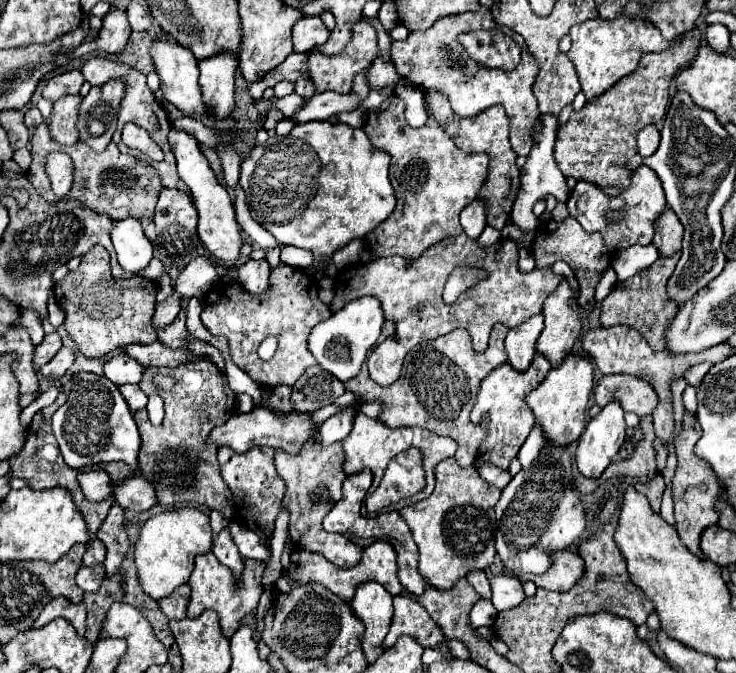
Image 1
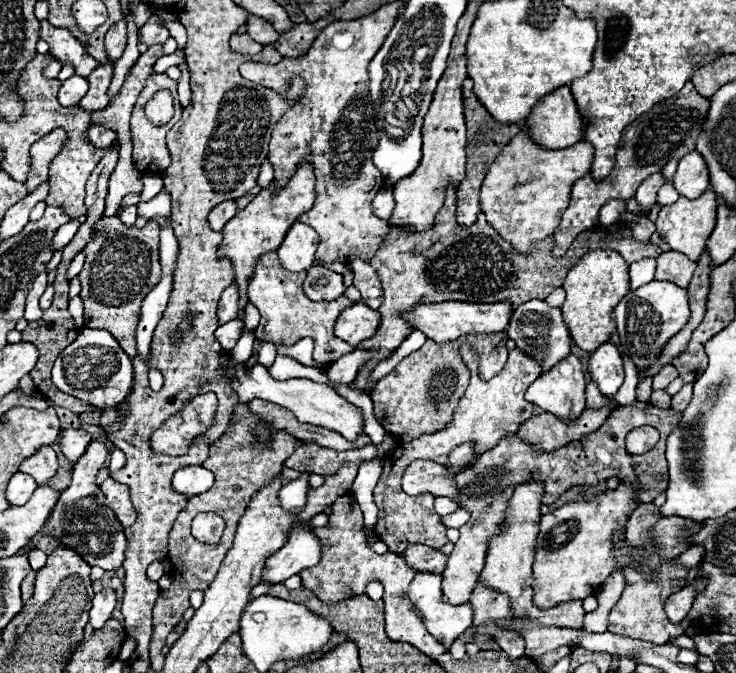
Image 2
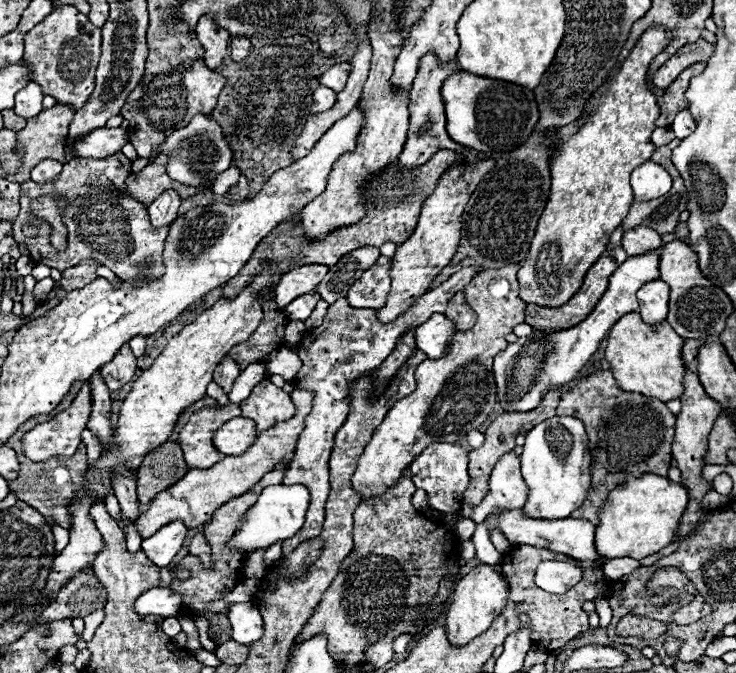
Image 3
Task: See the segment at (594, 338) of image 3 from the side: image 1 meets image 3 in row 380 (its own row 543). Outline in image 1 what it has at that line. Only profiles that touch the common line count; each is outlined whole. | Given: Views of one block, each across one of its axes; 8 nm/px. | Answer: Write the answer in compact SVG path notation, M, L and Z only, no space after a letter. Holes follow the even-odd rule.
M536 426L522 444L518 458L522 470L502 490L502 496L494 506L498 524L496 552L514 576L526 572L544 574L550 568L550 552L566 550L576 542L586 528L586 518L574 490L574 468L568 448L548 444Z

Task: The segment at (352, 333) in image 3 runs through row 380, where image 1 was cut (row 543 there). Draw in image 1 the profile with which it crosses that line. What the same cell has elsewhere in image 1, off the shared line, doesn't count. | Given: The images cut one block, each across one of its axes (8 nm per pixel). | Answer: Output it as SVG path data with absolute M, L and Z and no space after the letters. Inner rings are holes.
M314 434L314 438L308 440L308 444L304 444L298 456L276 450L276 470L286 484L284 506L290 512L290 538L294 546L322 554L338 568L352 568L360 562L362 548L346 540L342 534L328 534L322 528L322 518L328 514L334 502L340 500L342 482L346 478L346 474L342 472L342 462L344 462L342 446L332 444L328 448L320 448L318 434Z

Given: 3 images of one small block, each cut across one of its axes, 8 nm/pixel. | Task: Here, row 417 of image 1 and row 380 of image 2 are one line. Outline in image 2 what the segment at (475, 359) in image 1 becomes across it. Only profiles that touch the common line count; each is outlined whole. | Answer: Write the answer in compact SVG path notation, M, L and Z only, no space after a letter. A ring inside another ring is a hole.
M426 340L426 344L406 356L392 374L376 382L370 394L374 414L386 432L394 434L398 442L408 442L420 434L440 432L440 428L450 424L470 380L470 370L458 352L462 342L464 340L450 340L436 344L434 340Z

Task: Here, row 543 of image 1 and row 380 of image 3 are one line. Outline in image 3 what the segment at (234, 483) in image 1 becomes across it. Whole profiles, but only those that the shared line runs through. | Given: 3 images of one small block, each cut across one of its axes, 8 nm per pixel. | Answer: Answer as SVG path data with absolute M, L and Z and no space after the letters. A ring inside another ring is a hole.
M268 378L254 386L252 394L240 402L240 408L244 418L256 422L258 434L294 416L294 404L290 400L290 394L274 386Z

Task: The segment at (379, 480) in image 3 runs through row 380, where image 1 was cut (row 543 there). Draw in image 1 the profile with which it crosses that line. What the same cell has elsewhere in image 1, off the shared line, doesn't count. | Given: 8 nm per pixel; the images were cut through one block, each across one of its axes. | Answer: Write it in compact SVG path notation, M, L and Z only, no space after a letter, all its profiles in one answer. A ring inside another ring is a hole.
M454 458L442 460L436 468L434 492L400 510L402 518L412 530L414 542L418 544L418 572L428 584L438 590L450 590L460 578L472 570L484 570L492 564L496 520L492 516L494 504L500 498L500 490L480 478L474 466L460 468Z

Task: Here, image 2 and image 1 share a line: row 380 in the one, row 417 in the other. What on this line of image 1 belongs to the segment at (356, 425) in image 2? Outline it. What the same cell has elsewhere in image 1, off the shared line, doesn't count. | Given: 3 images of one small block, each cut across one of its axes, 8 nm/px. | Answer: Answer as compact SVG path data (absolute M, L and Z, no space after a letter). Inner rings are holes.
M254 406L248 414L234 414L224 426L214 428L210 440L216 442L218 446L230 446L234 452L246 452L254 446L270 446L270 448L280 448L288 454L298 454L304 446L304 442L308 442L314 432L320 426L312 420L312 414L308 412L288 412L288 414L274 414L268 408L260 408Z

